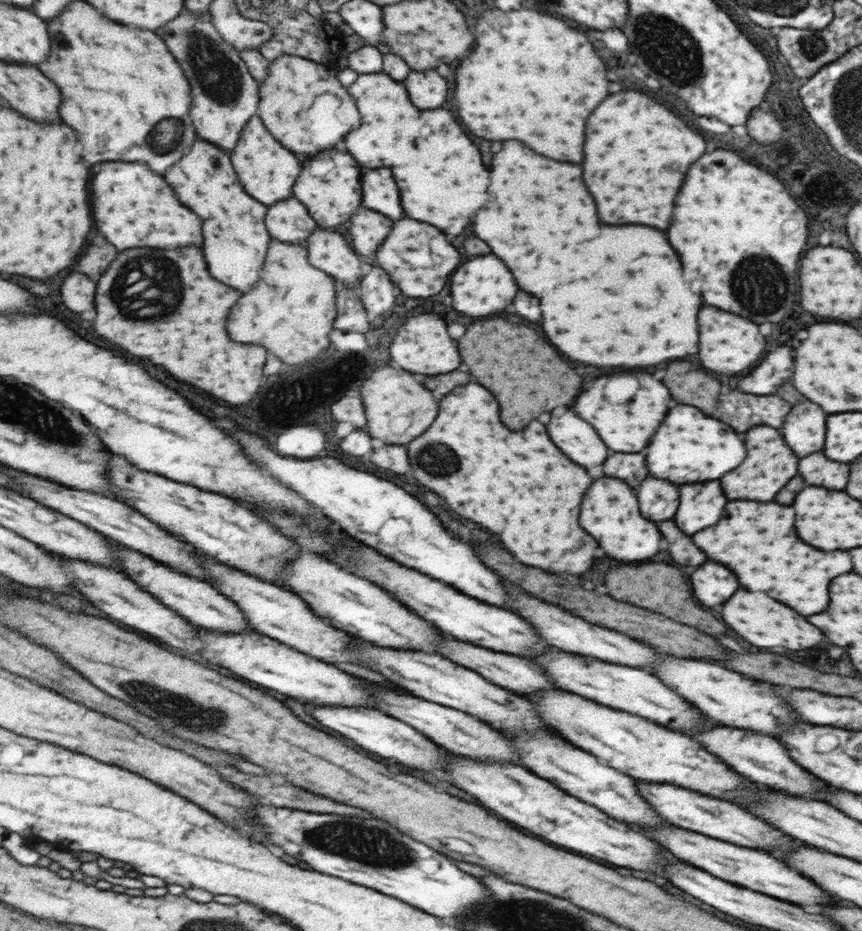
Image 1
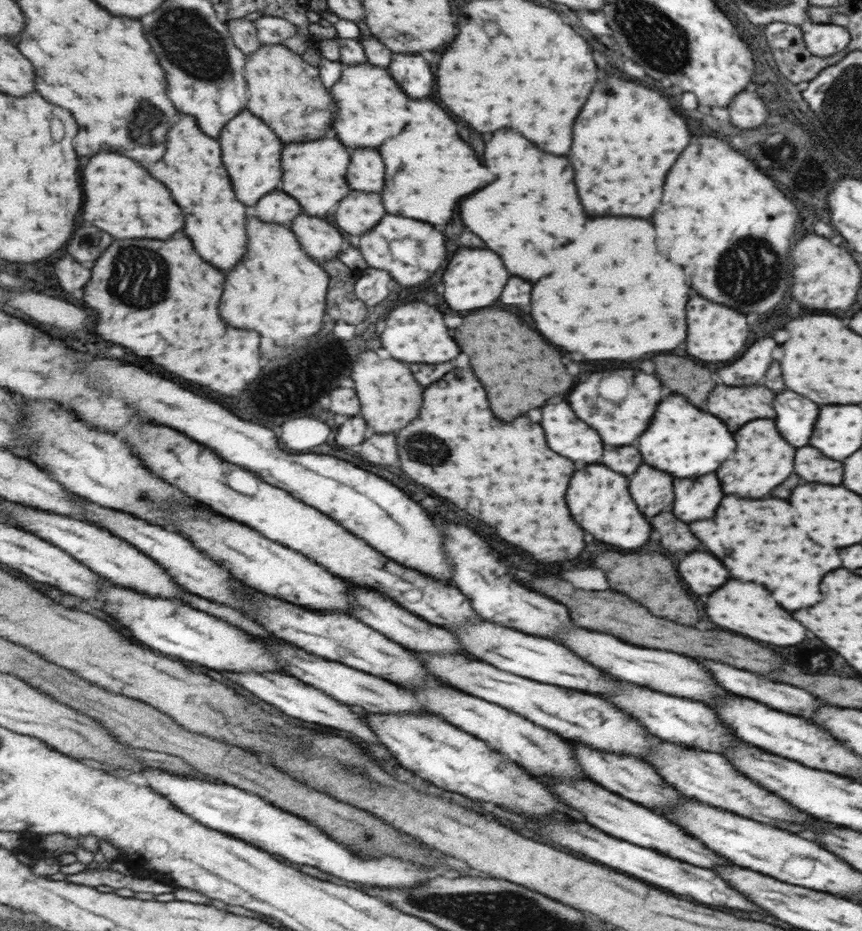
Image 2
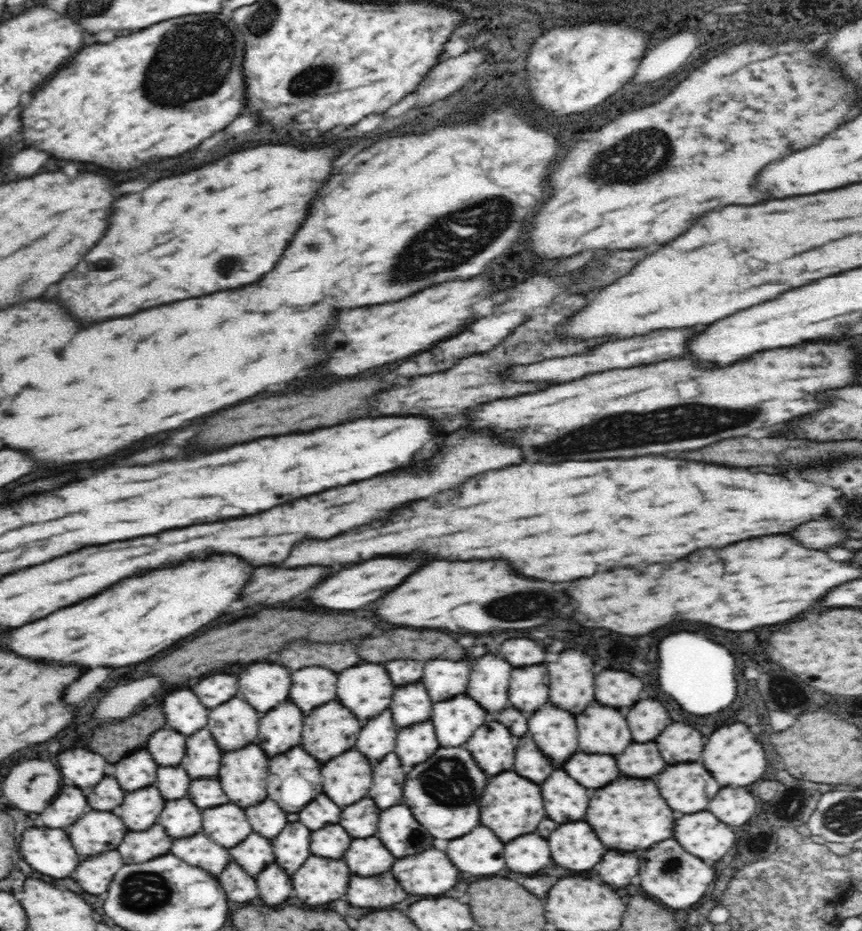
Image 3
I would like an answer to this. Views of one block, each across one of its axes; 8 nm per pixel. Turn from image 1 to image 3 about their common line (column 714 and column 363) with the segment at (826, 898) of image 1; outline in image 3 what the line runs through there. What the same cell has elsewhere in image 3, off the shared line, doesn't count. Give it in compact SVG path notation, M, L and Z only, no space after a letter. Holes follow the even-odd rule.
M360 838L354 840L344 856L352 874L356 876L372 876L372 872L386 872L394 864L394 856L384 848L378 838Z

